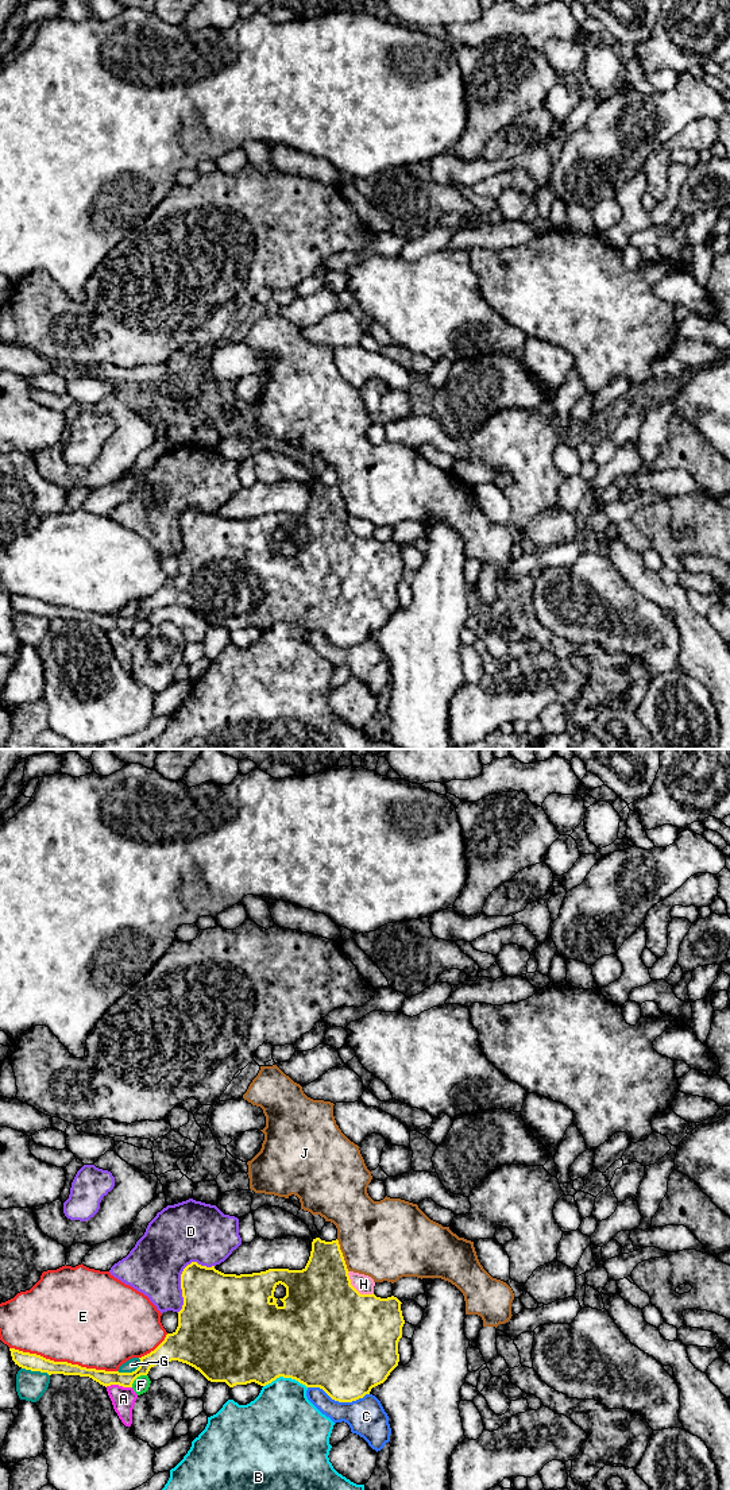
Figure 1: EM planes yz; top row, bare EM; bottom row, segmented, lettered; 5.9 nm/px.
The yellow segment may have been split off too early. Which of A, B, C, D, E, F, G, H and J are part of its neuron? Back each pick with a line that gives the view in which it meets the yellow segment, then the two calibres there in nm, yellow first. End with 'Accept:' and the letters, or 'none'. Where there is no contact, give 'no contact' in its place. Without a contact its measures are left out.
Accept: none

